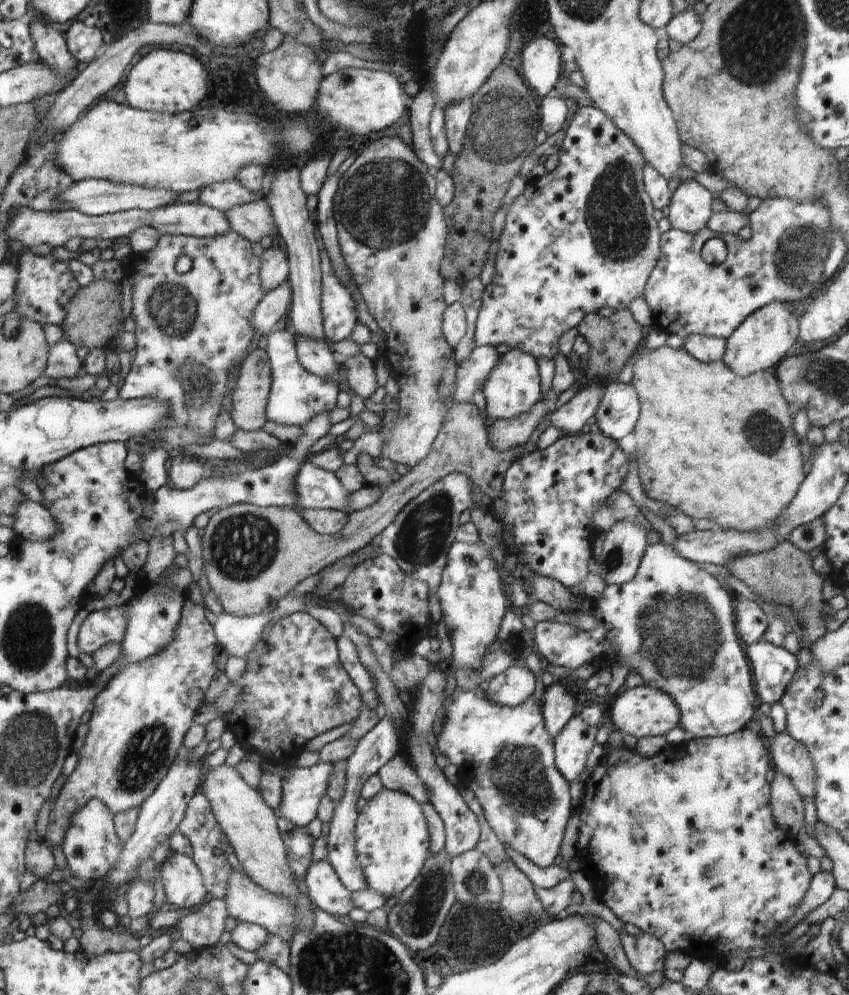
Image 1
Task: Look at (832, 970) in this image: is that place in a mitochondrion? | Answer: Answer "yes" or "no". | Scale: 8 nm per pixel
no

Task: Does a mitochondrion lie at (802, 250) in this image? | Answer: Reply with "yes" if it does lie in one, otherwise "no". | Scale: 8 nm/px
yes

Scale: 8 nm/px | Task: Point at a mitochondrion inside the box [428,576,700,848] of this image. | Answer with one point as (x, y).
(517, 773)

